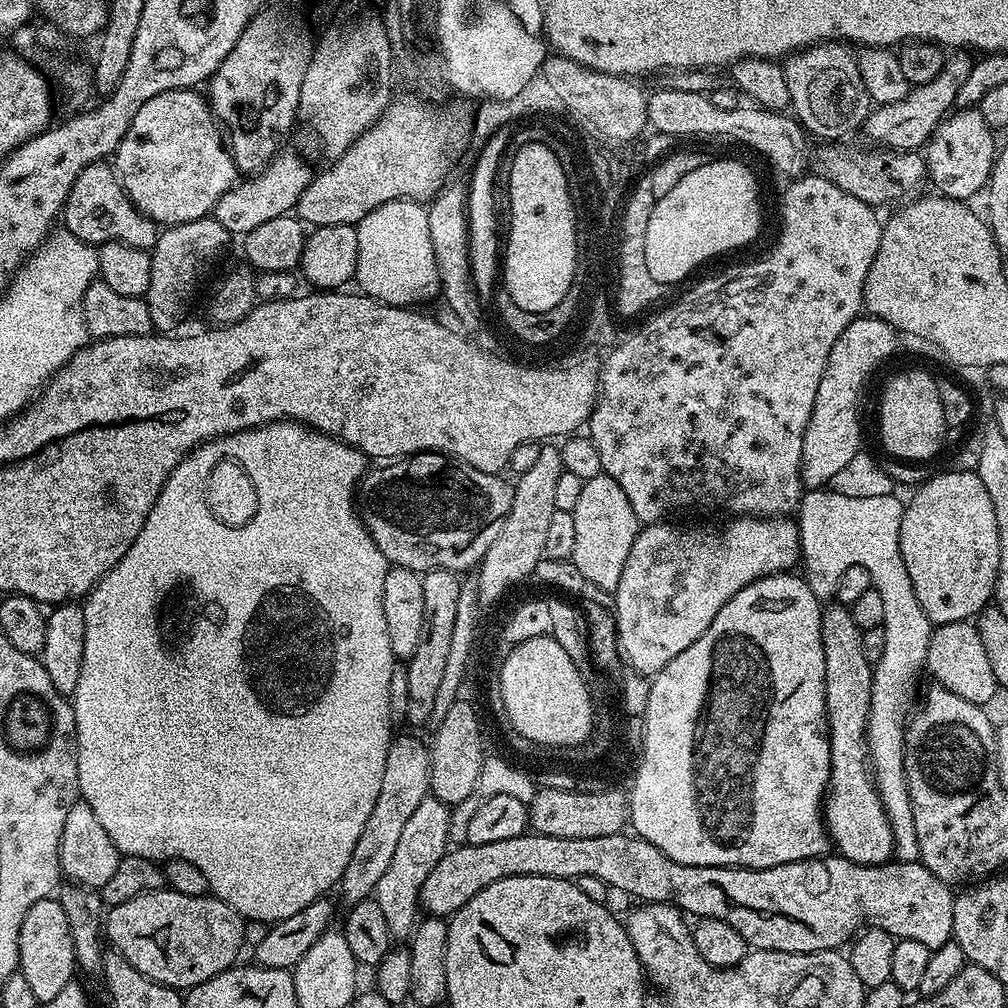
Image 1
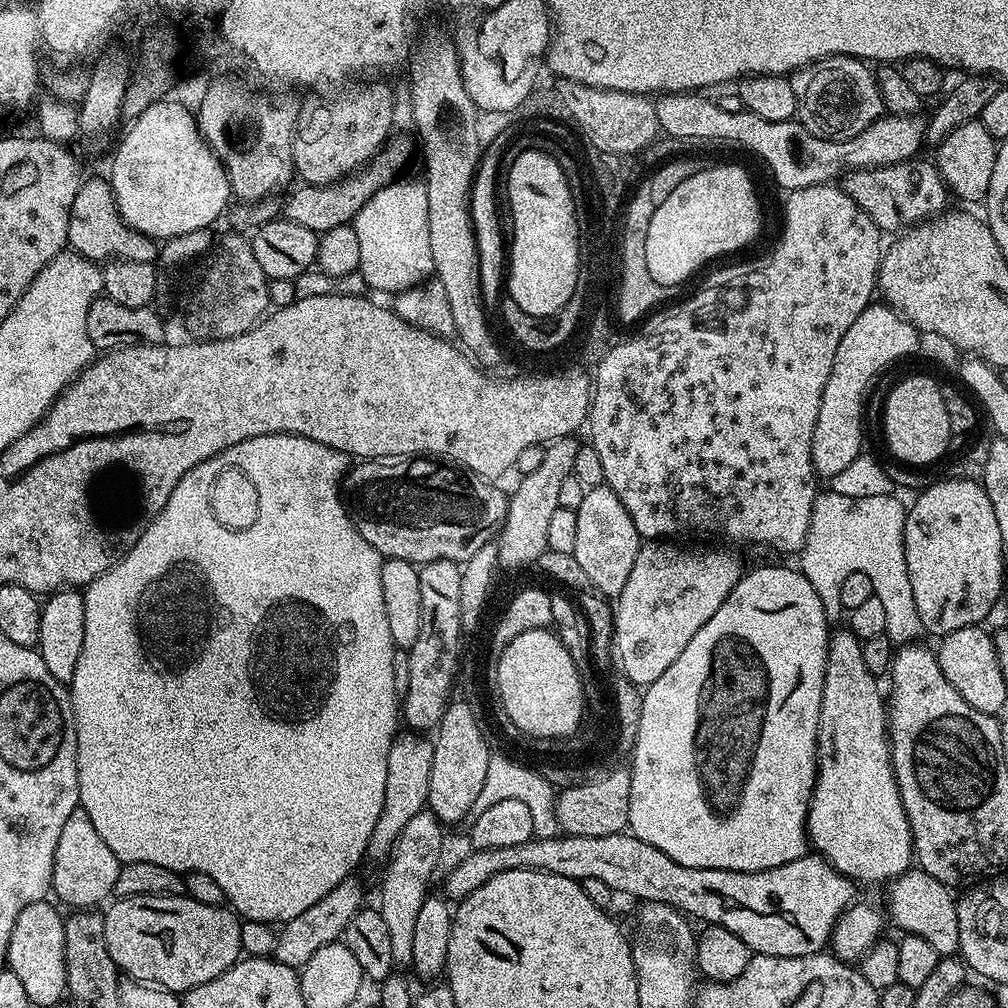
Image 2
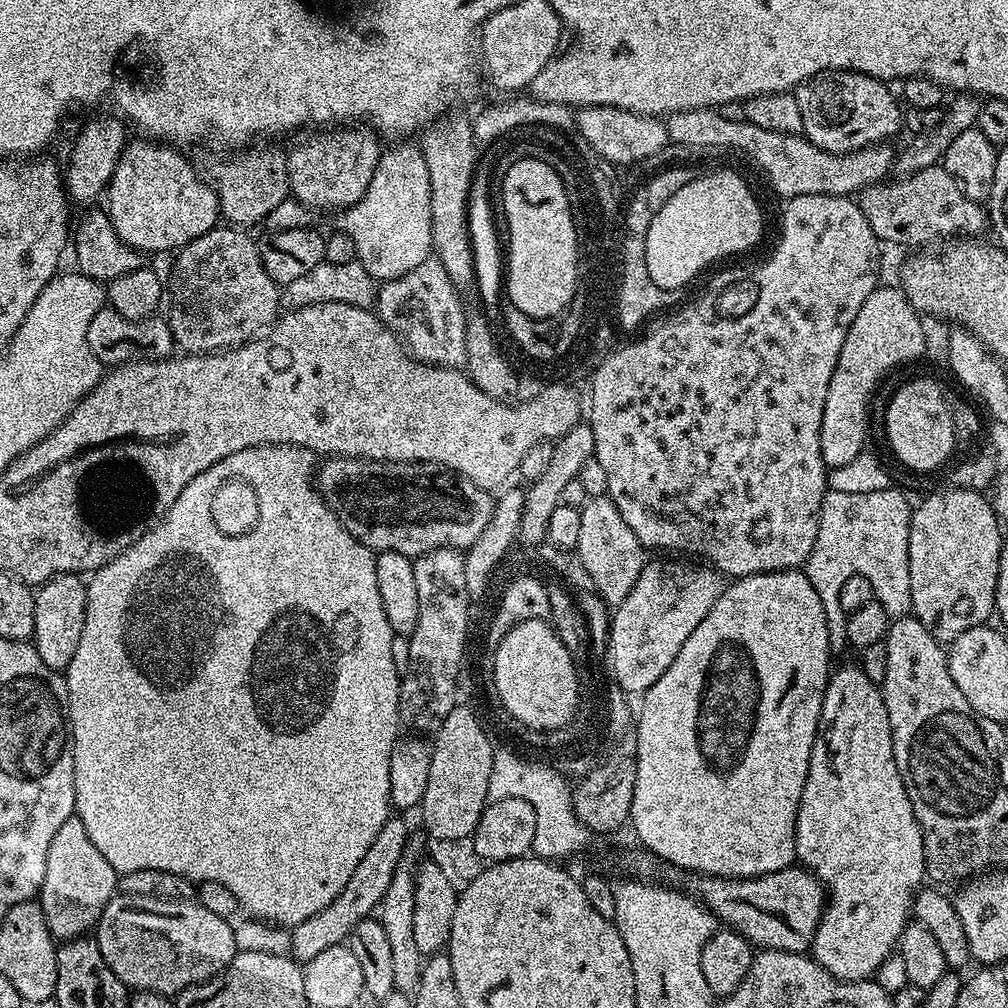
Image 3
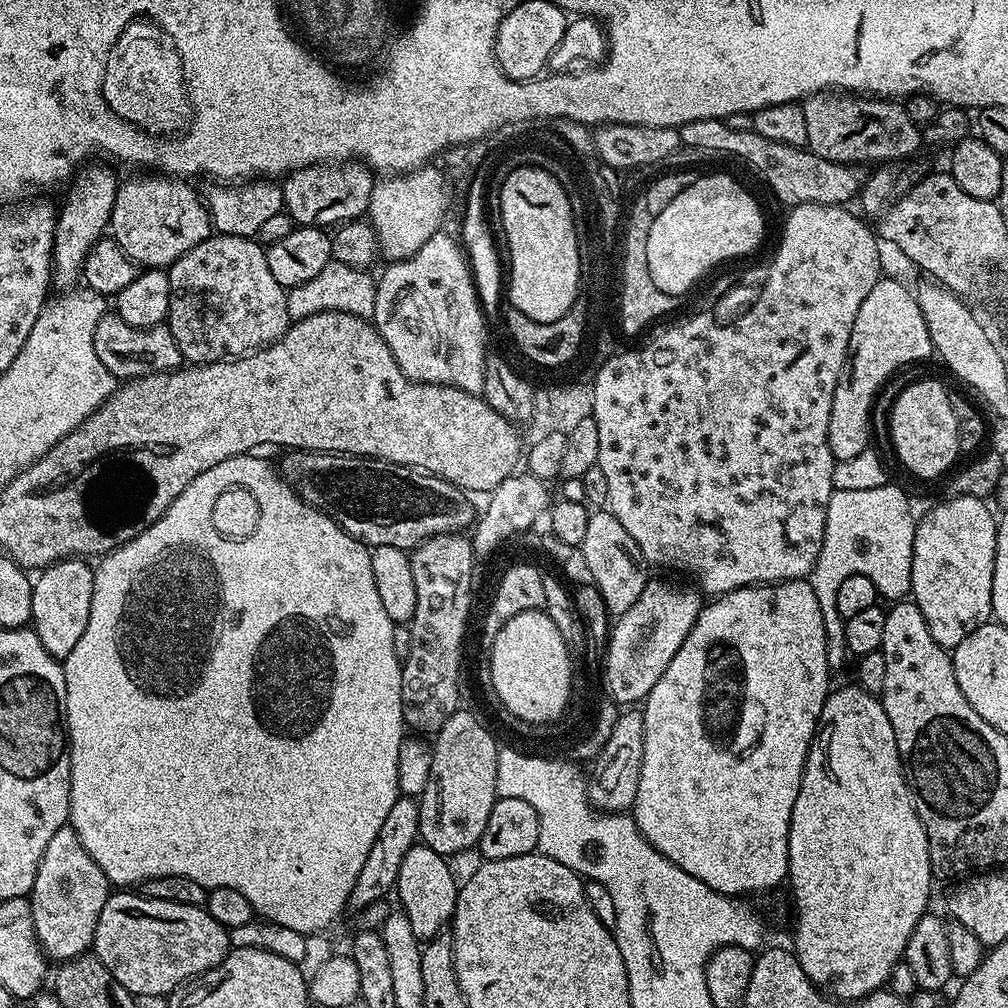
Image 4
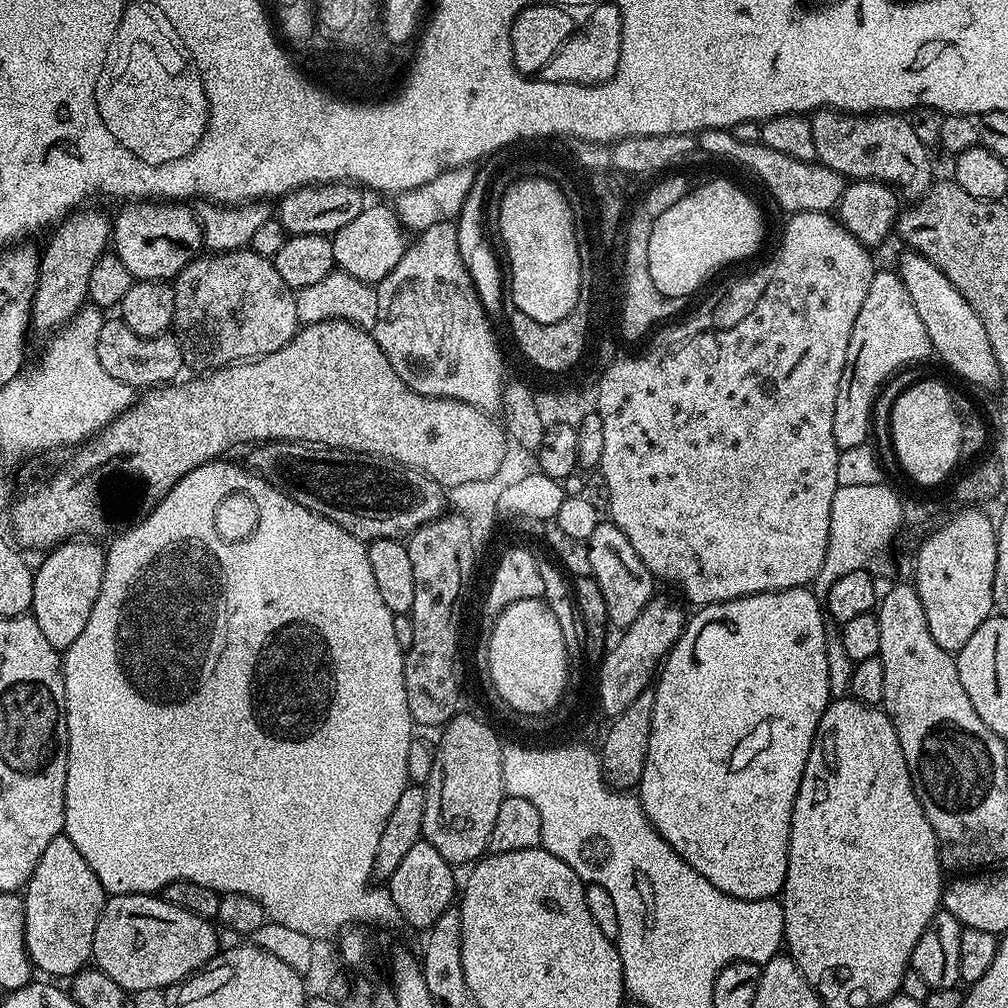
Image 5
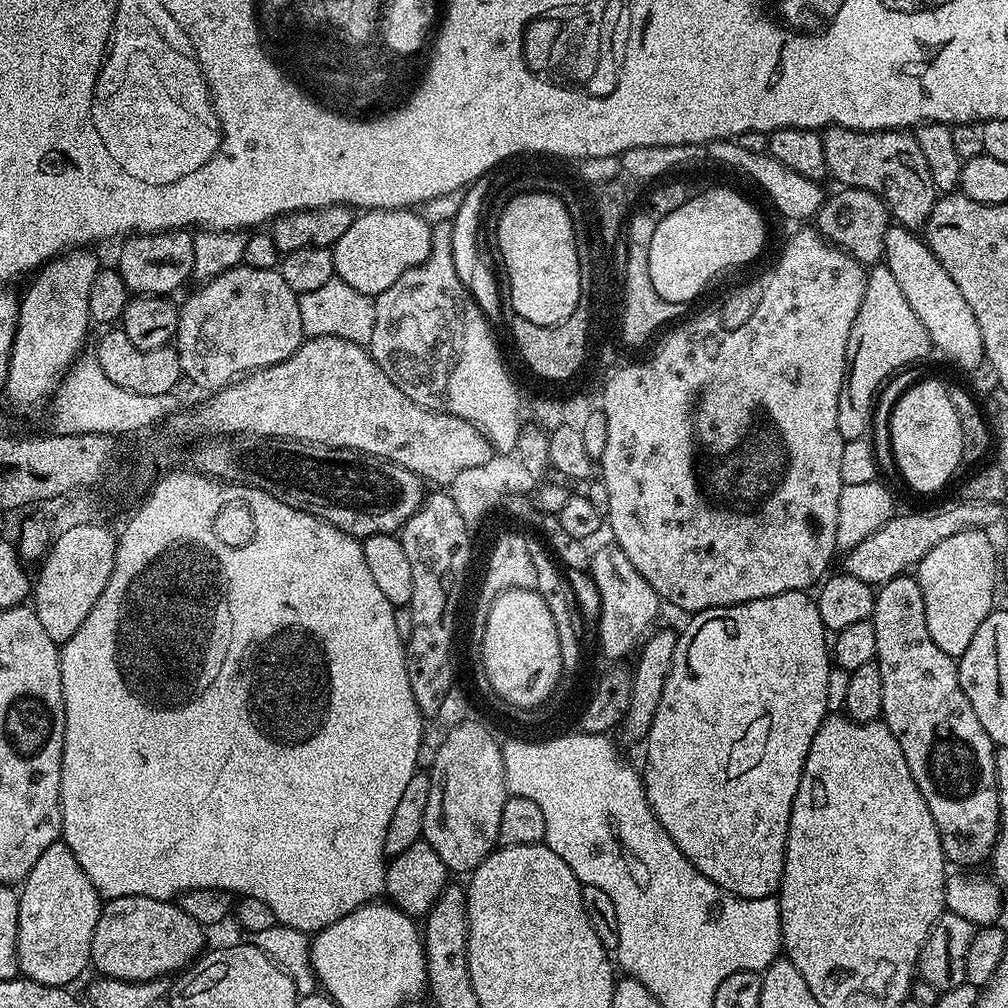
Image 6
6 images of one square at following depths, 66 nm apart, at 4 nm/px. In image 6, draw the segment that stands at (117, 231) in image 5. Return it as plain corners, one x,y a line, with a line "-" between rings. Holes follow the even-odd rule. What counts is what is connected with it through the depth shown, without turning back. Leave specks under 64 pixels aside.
188,230
136,234
123,241
118,271
129,293
137,296
171,297
192,276
194,266
193,233

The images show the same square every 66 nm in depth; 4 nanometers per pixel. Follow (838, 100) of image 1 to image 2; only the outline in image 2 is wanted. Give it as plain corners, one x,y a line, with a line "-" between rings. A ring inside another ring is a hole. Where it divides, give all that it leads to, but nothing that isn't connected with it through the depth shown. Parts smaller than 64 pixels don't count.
827,56
791,73
796,116
810,134
823,140
849,140
885,115
877,73
868,68
855,56

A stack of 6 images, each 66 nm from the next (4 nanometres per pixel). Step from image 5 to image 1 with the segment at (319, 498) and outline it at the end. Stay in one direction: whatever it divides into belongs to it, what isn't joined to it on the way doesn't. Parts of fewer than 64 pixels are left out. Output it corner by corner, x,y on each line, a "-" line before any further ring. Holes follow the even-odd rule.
416,452
407,458
396,458
385,468
369,467
356,486
356,494
354,497
354,507
360,514
360,520
364,523
364,527
368,529
369,534
374,538
374,542
378,546
378,550
382,550
382,554
387,558
389,565
399,566
401,568
409,568
412,572
425,573
433,572
436,568
442,570
450,570
457,574
464,574
467,568
475,569
479,565
480,560
486,554
486,550
490,550
490,546
494,542
494,538
498,538
498,527
500,521
510,510
510,502
512,501
513,485
508,484
503,479
503,475
494,472
483,472
474,466
464,464
460,460
453,460
450,456
445,456
443,452

